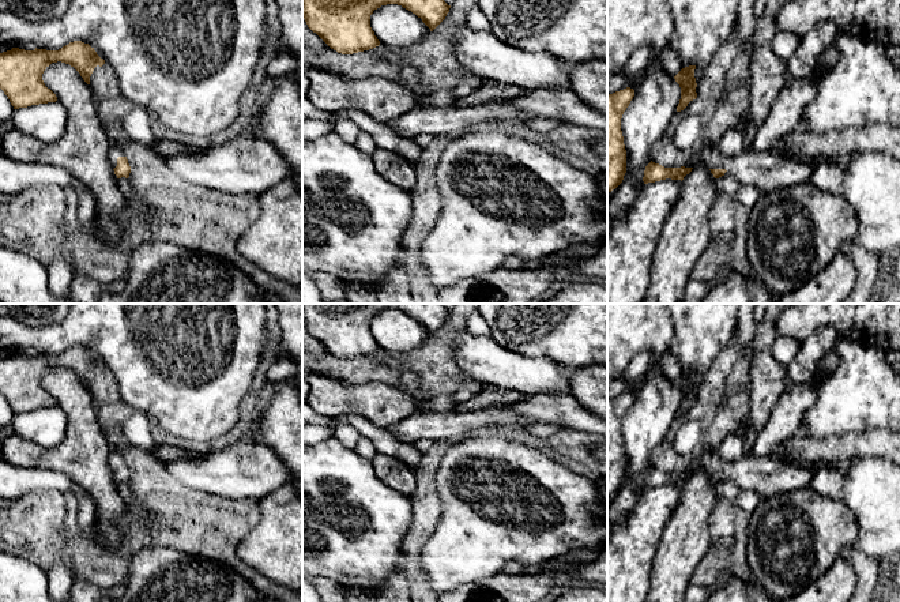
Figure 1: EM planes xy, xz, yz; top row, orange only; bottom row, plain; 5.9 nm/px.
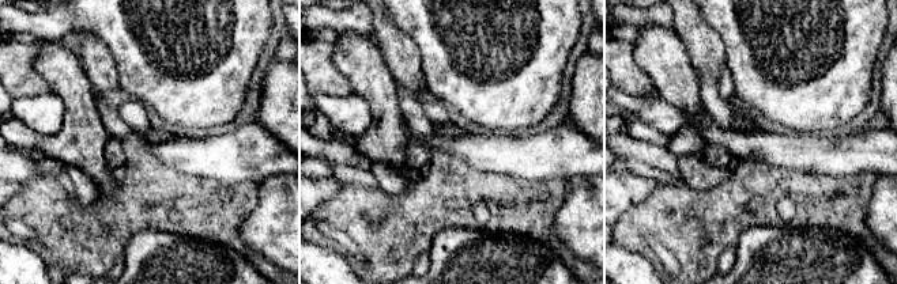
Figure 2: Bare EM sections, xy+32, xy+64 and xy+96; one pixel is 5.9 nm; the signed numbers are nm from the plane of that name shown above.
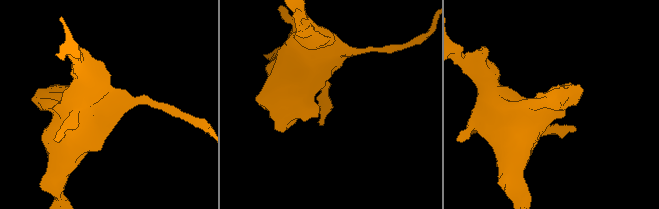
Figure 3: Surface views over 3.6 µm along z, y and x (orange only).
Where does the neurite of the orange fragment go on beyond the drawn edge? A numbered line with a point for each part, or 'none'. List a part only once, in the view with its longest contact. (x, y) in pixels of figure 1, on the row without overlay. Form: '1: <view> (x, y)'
1: yz (761, 474)

